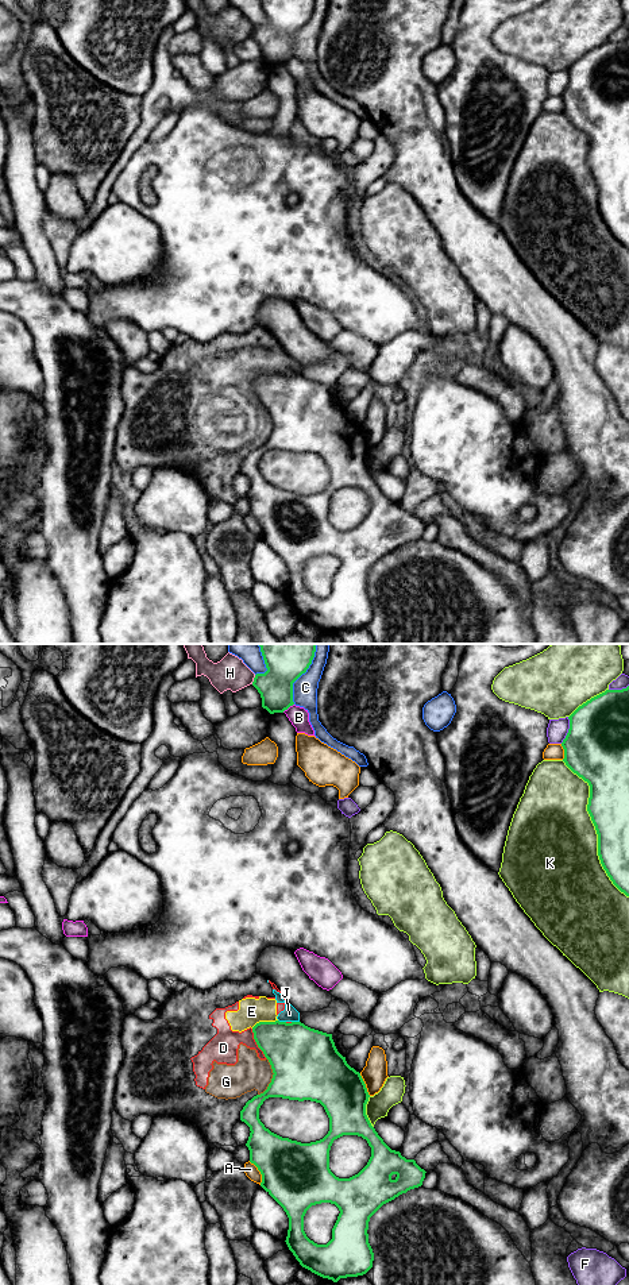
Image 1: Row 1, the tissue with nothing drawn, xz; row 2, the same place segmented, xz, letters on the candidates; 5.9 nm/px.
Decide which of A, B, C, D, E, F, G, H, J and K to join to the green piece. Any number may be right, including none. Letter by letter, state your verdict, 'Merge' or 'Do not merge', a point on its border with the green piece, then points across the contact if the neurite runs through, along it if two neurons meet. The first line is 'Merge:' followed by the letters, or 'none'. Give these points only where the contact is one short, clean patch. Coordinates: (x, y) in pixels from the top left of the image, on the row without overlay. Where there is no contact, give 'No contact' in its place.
Merge: none
A: Do not merge. Touches green at xz (259, 523)
B: Do not merge. Touches green at xz (288, 60)
C: Do not merge. Touches green at xz (300, 27)
D: Do not merge. Touches green at xz (257, 396)
E: Do not merge. Touches green at xz (263, 374). Boundary: xz (277, 371), (257, 374), (251, 379)
F: Do not merge. Touches green at xz (568, 83)
G: Do not merge. Touches green at xz (273, 429)
H: Do not merge. Touches green at xz (254, 31)
J: Do not merge. Touches green at xz (282, 374). Boundary: xz (278, 371), (285, 374)
K: Do not merge. Touches green at xz (595, 180)

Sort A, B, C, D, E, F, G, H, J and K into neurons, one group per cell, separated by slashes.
A / B / C / D E G J / F / H / K

